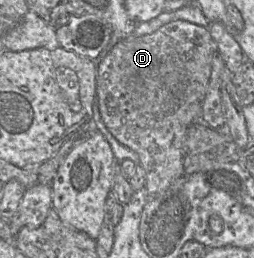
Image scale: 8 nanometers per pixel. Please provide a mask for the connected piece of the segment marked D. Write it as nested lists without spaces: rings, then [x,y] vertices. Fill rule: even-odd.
[[[183,20],[169,22],[152,34],[147,34],[140,37],[127,37],[120,40],[99,60],[96,61],[96,99],[98,102],[99,112],[102,121],[108,131],[116,138],[116,140],[134,151],[139,159],[142,168],[145,171],[145,188],[148,194],[148,200],[156,198],[159,194],[165,192],[170,185],[184,175],[184,160],[186,151],[184,150],[184,135],[187,127],[194,121],[200,119],[200,104],[202,104],[206,89],[208,86],[211,63],[213,56],[217,52],[217,45],[213,40],[209,29],[196,24],[189,23]]]

